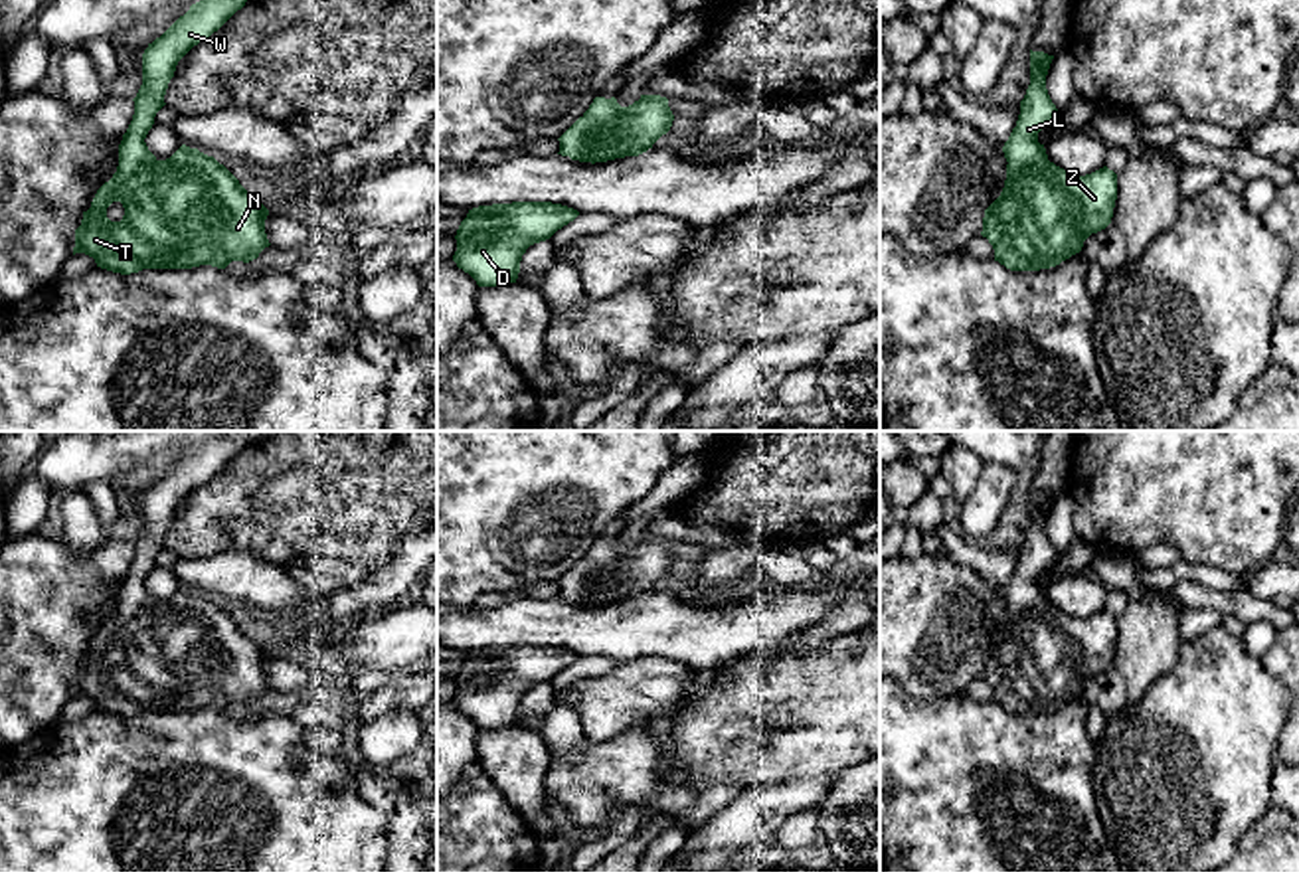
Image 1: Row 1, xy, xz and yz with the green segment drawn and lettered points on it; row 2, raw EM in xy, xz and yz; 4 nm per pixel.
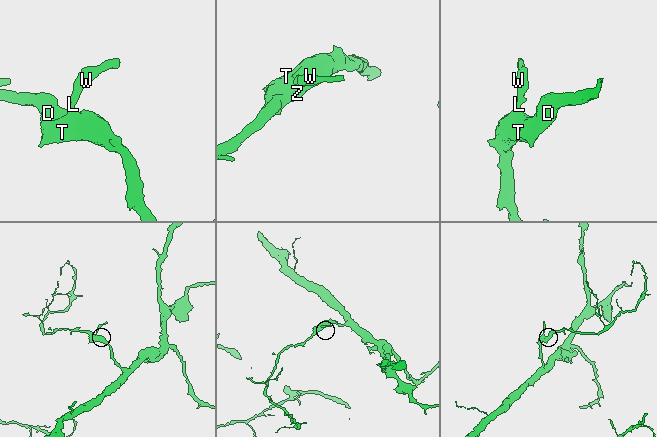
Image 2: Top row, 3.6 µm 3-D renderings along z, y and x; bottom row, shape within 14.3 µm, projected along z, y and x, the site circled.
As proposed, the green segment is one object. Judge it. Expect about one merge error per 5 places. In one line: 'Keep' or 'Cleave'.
Keep

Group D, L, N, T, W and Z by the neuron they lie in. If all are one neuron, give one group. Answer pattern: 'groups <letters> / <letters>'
groups D L N T W Z

